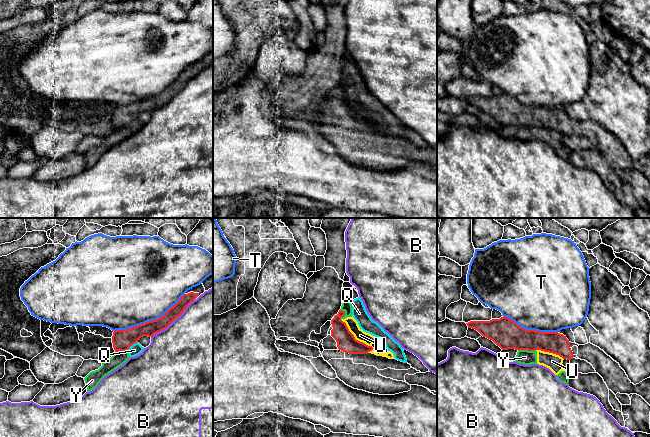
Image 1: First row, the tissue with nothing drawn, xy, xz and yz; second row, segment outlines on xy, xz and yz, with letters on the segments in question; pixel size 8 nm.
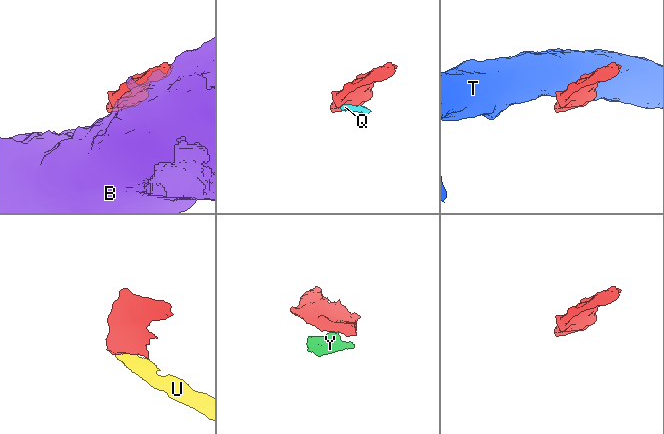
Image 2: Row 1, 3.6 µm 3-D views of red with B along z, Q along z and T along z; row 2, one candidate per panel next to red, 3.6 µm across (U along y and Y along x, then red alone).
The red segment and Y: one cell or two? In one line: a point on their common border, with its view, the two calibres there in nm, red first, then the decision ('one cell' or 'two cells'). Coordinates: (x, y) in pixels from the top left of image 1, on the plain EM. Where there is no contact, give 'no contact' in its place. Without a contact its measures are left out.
meets red in yz at (527, 125); 240 nm thick on the red side, 120 nm on the other; two cells

